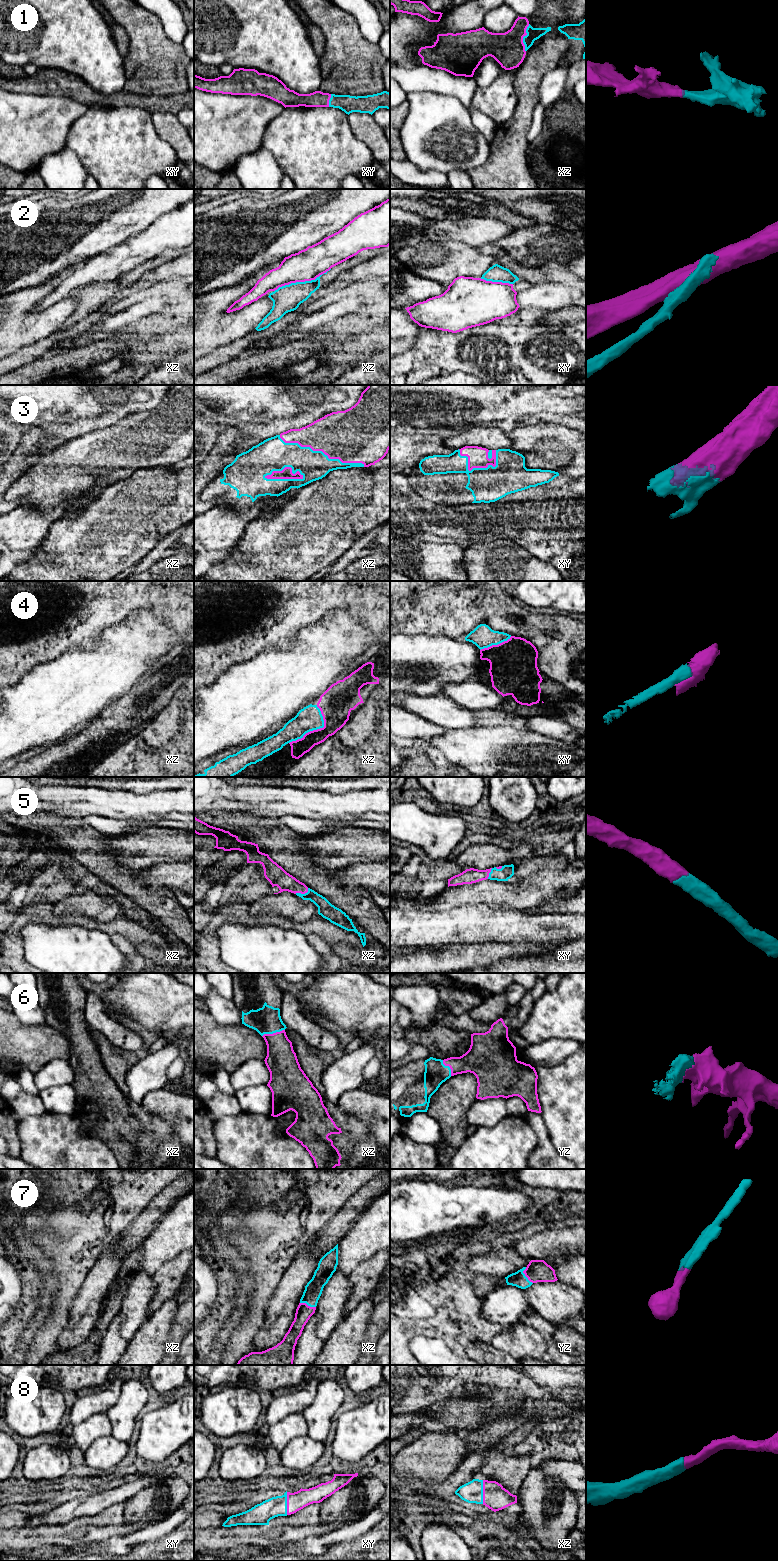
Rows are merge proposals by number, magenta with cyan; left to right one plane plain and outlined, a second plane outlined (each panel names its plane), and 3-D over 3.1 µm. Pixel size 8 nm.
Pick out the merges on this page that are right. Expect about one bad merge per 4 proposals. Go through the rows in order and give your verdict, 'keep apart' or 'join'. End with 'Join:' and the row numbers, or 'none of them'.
1: join
2: keep apart
3: join
4: join
5: join
6: join
7: join
8: join
Join: 1, 3, 4, 5, 6, 7, 8

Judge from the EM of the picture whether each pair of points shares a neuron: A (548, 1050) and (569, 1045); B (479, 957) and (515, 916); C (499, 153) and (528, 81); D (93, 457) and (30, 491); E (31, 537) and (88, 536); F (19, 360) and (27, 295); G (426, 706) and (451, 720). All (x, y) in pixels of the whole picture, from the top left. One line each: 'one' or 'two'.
A: one
B: two
C: one
D: one
E: two
F: two
G: one

